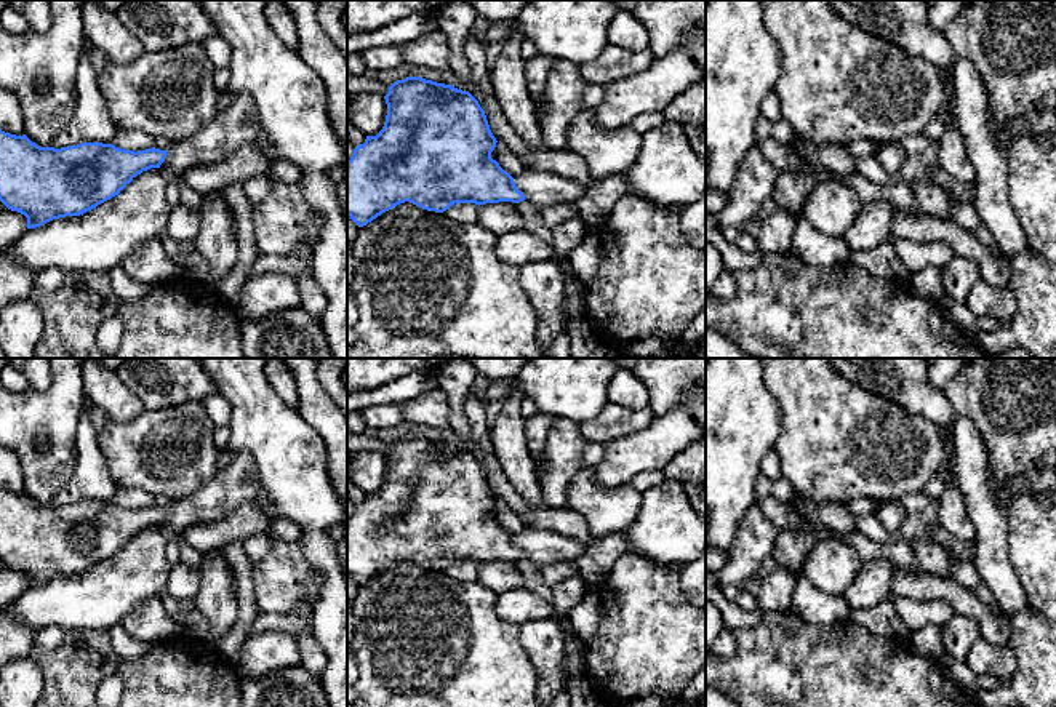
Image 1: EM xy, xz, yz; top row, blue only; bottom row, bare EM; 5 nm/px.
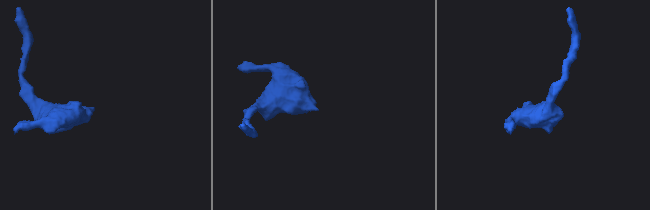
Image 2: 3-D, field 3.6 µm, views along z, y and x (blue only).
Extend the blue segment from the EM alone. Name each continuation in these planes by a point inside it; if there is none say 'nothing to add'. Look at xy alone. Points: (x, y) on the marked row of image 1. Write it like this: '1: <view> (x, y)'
1: xy (237, 125)

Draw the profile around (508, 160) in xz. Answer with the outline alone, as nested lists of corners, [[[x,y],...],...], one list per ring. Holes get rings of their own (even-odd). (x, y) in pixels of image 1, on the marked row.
[[[501,141],[496,142],[499,166],[507,171],[512,178],[520,176],[526,168],[520,163],[515,154],[512,154]]]

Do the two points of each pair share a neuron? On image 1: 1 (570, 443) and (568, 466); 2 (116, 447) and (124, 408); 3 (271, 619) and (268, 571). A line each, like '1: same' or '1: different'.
1: same
2: different
3: different

